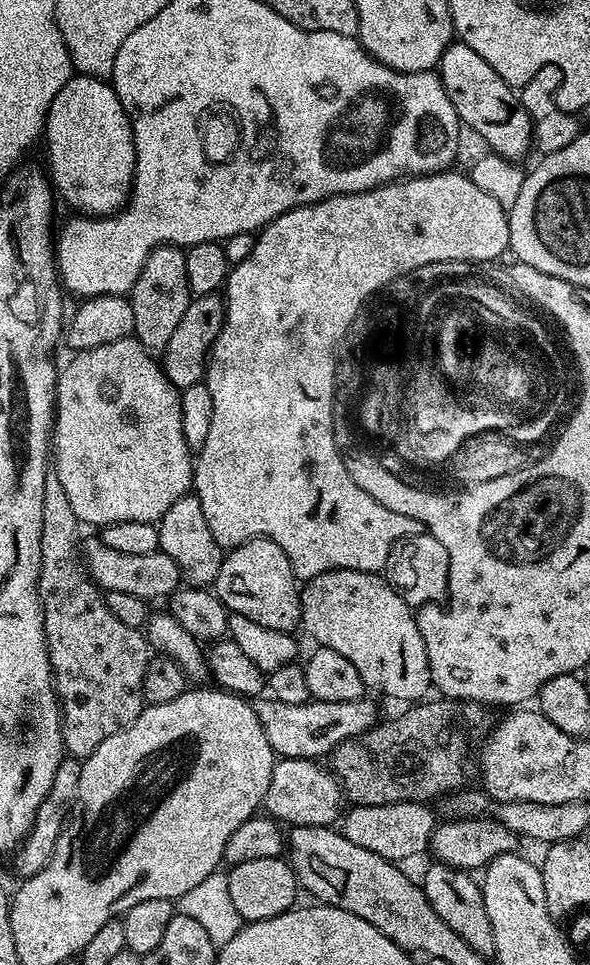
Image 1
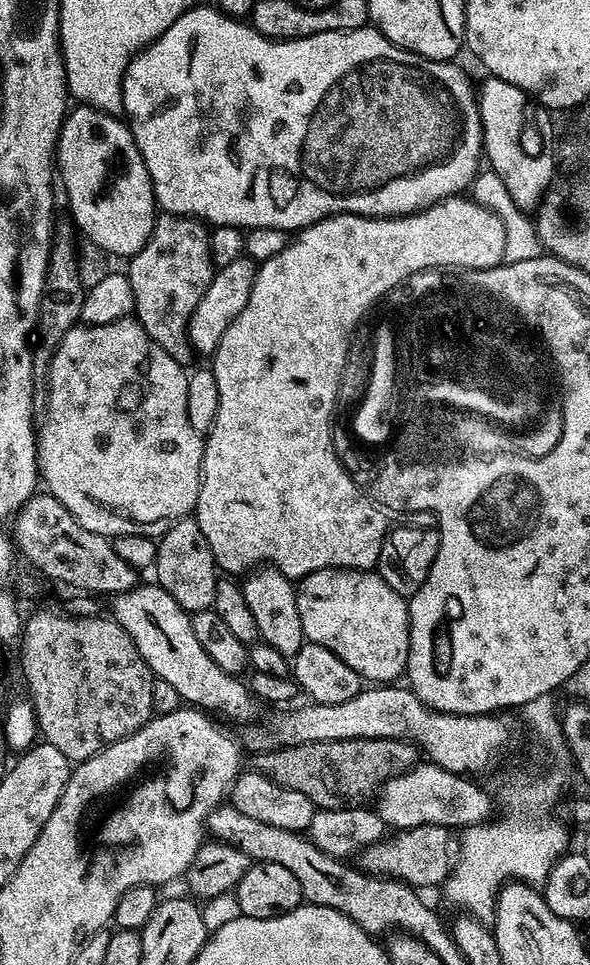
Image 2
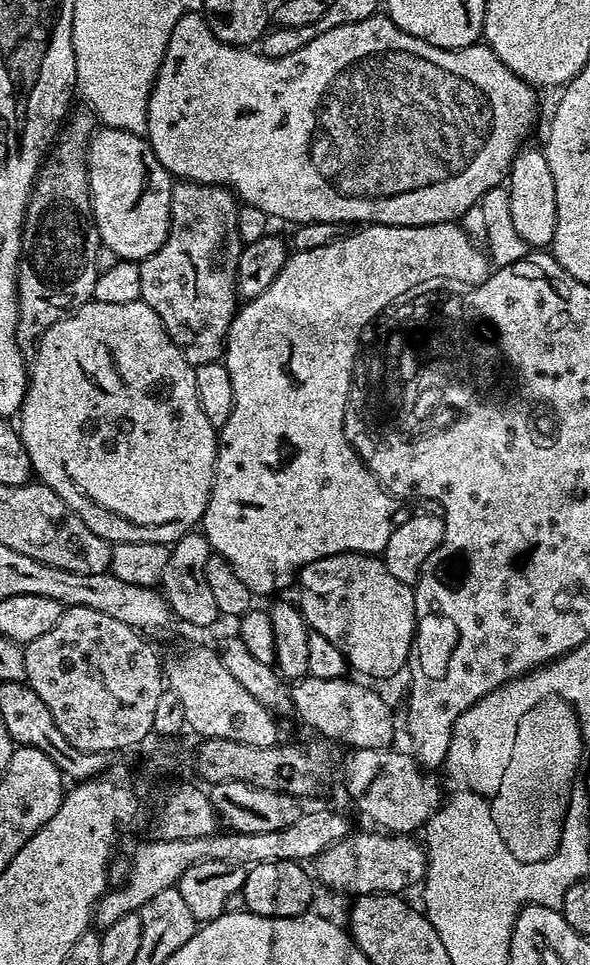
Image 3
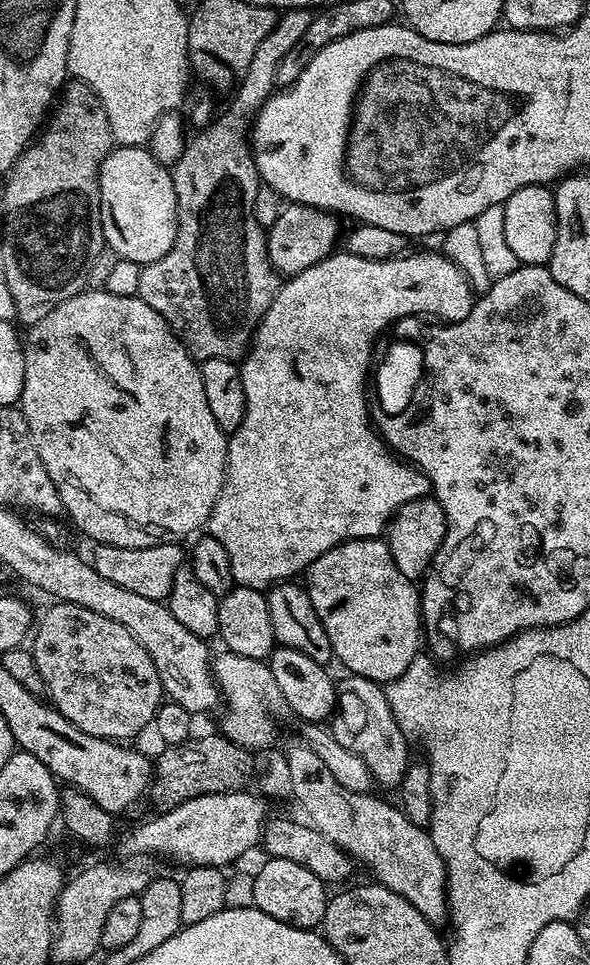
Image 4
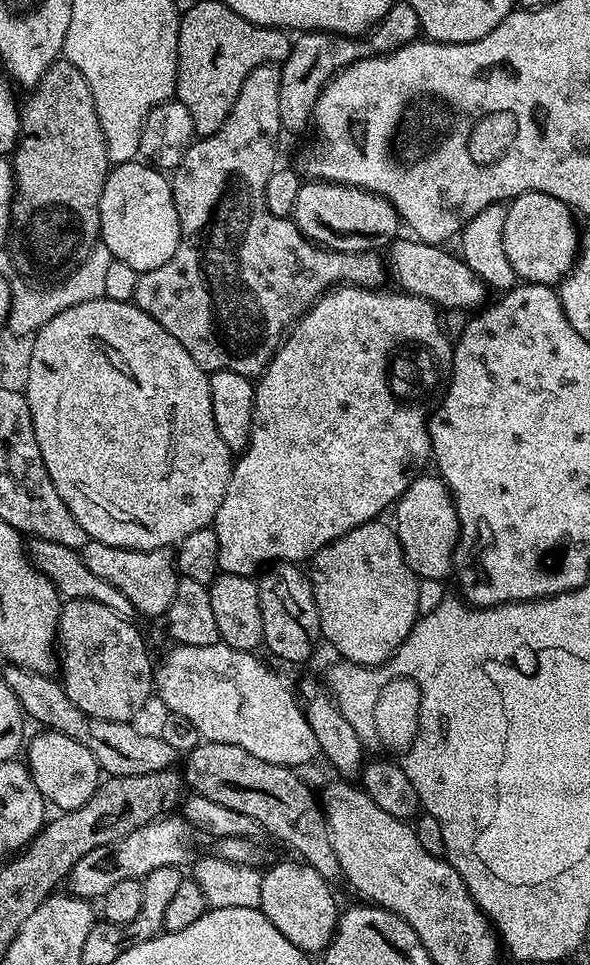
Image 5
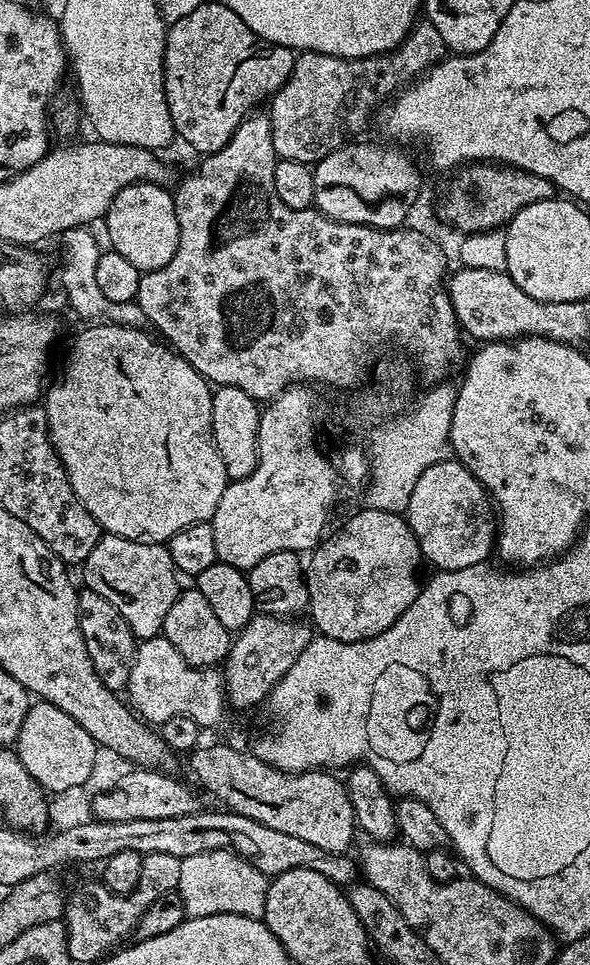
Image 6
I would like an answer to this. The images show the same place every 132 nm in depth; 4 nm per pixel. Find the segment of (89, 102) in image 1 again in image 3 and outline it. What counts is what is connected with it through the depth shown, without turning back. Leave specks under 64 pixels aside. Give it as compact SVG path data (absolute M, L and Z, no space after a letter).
M101 127L96 135L92 137L88 147L88 189L92 199L92 216L96 220L96 229L100 235L100 242L103 247L114 250L114 254L121 260L135 260L137 262L146 259L150 254L154 254L166 242L168 237L168 227L172 225L172 215L170 206L172 205L172 185L174 177L164 169L162 162L154 154L154 150L148 145L144 136L135 136L126 130L114 130L113 128Z

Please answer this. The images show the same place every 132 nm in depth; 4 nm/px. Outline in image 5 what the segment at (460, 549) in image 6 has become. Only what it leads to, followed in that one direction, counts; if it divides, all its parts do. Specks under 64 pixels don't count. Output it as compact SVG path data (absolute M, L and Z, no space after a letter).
M421 474L417 476L414 482L410 482L408 489L401 494L400 499L394 505L394 513L396 512L394 527L404 551L404 557L410 566L410 570L414 570L417 577L424 582L427 580L444 580L447 576L449 579L453 575L456 542L460 539L460 523L456 517L456 502L439 475L428 475Z

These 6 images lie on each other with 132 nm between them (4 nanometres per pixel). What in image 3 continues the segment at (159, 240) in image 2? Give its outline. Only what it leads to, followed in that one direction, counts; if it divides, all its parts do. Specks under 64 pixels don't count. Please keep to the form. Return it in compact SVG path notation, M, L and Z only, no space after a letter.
M176 182L172 185L172 205L170 206L170 214L172 215L172 225L168 227L168 237L163 246L154 254L150 254L146 259L139 261L140 273L142 274L142 294L140 299L145 300L154 310L154 314L158 314L158 318L164 327L168 330L168 335L180 348L180 353L188 359L189 364L195 366L197 364L215 364L221 359L222 353L226 347L226 337L228 328L232 324L232 319L236 317L238 311L238 293L236 290L236 267L238 266L238 258L240 257L240 249L242 247L238 238L238 228L236 226L236 209L238 200L229 189L219 184L193 184L191 182Z

